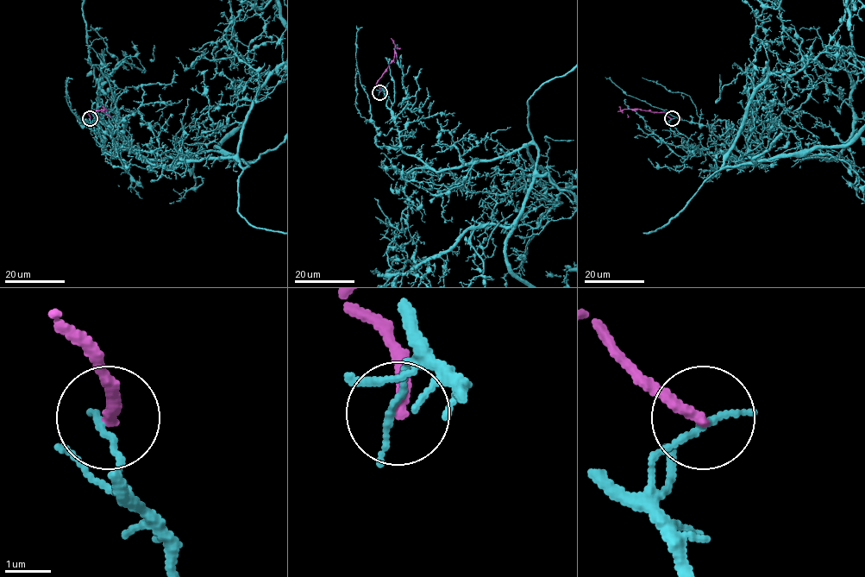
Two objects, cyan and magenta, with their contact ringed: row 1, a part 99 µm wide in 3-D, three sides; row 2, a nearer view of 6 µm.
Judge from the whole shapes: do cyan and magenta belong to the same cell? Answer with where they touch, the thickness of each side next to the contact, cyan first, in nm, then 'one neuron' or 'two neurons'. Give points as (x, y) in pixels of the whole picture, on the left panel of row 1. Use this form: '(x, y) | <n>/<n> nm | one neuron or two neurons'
(90, 118) | 160/260 nm | two neurons

